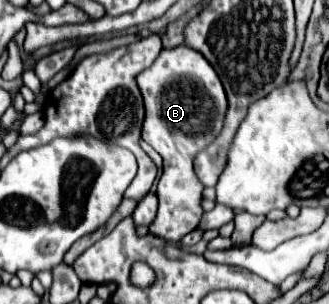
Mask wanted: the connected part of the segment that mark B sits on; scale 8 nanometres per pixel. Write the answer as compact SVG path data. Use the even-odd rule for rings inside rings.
M177 45L159 53L155 63L135 77L143 101L145 121L141 137L163 157L163 173L157 183L159 211L149 225L149 233L165 241L179 243L187 233L197 229L203 215L203 185L195 177L193 159L209 147L223 129L227 113L227 97L219 75L209 61L187 45Z

